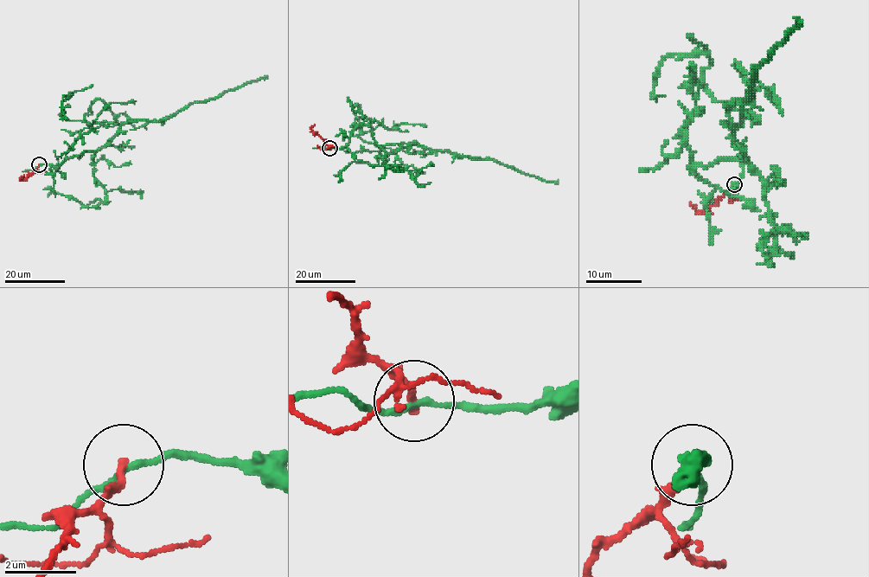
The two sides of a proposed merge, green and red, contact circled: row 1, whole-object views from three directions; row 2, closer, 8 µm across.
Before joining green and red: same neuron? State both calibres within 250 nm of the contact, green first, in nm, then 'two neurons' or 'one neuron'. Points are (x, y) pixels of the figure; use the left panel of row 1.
calibres 150 and 200 nm; two neurons

